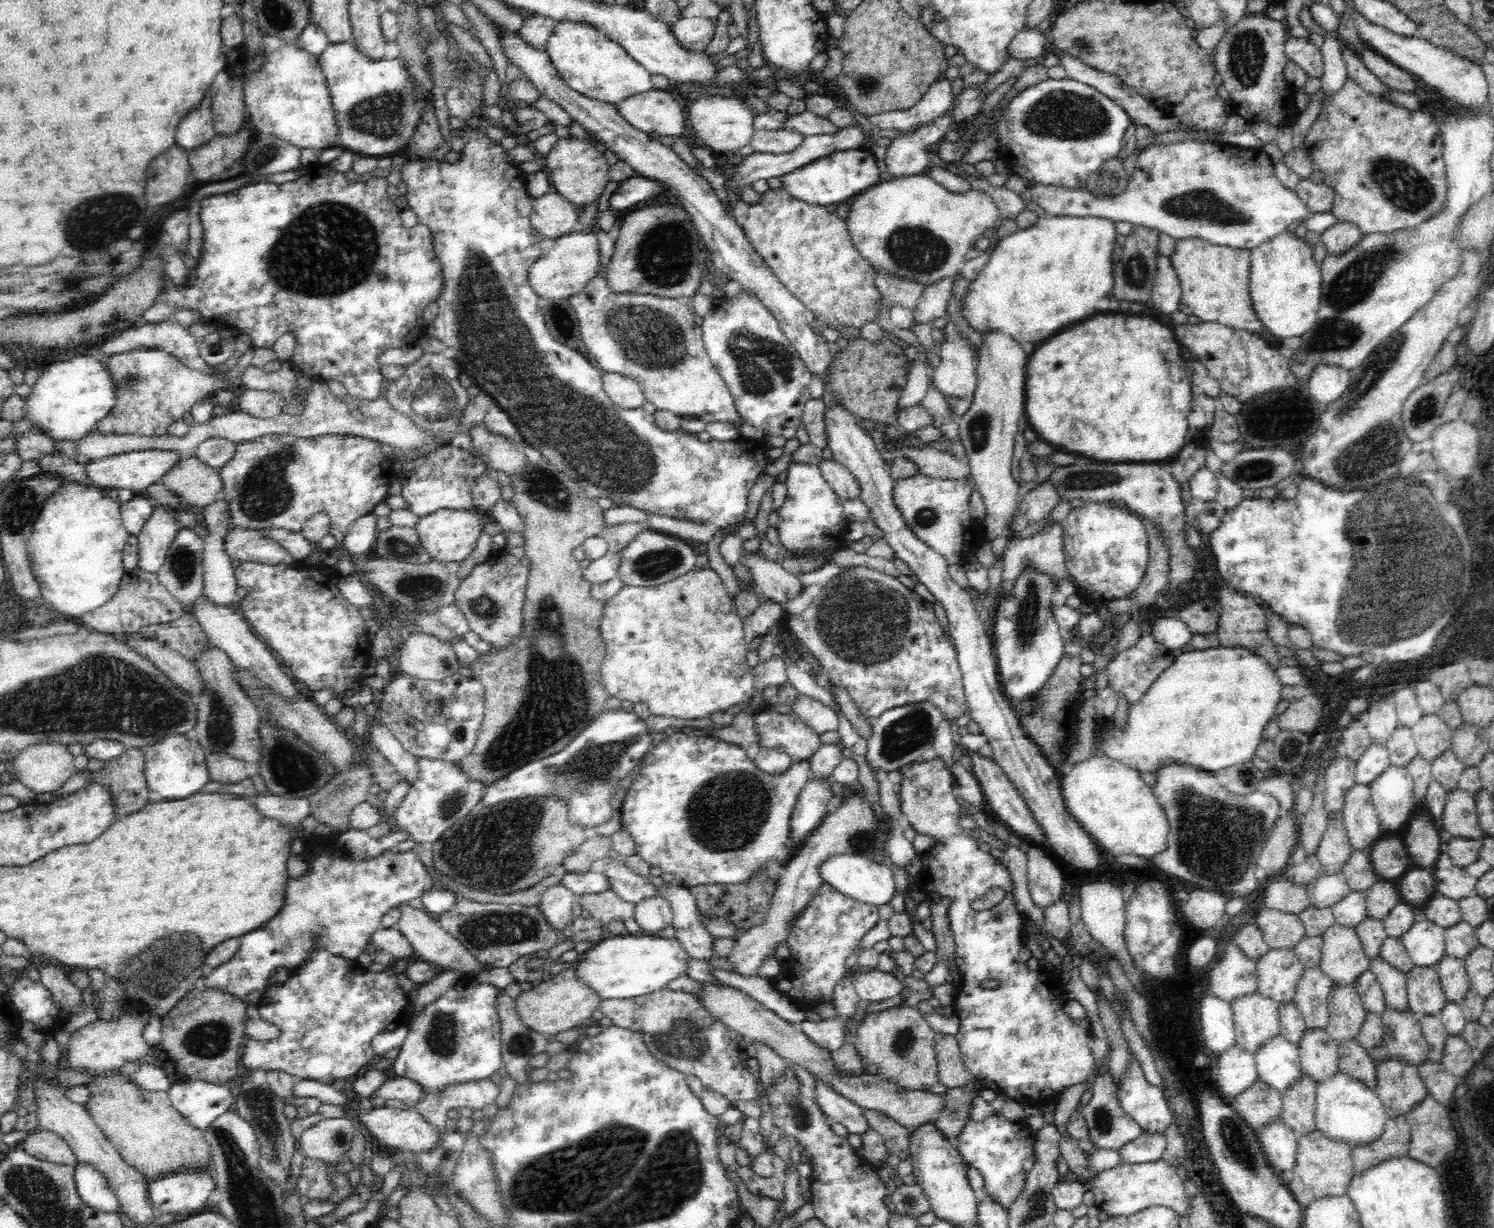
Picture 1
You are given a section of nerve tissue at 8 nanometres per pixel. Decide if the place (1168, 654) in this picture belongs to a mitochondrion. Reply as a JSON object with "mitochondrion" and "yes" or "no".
{"mitochondrion":"no"}

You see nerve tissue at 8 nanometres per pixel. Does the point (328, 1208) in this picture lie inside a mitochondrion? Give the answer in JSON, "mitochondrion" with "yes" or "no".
{"mitochondrion":"no"}

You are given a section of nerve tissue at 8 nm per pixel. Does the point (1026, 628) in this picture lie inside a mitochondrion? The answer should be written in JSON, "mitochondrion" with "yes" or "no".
{"mitochondrion":"yes"}

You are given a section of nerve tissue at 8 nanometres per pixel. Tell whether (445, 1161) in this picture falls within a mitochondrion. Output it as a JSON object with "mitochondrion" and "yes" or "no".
{"mitochondrion":"yes"}

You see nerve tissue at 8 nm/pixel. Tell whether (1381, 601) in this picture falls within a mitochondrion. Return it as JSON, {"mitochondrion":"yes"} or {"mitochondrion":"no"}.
{"mitochondrion":"yes"}

